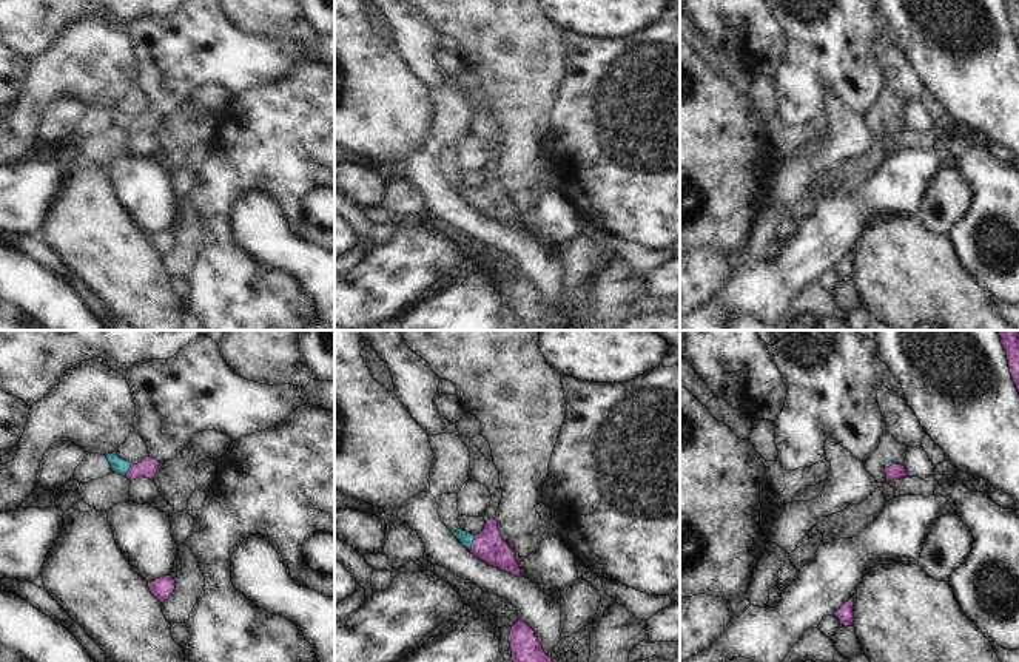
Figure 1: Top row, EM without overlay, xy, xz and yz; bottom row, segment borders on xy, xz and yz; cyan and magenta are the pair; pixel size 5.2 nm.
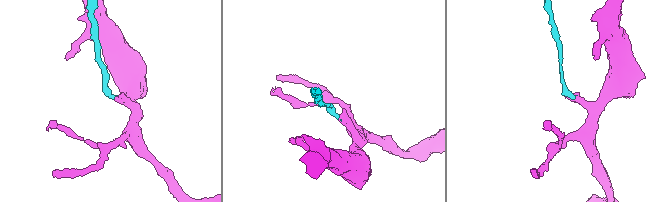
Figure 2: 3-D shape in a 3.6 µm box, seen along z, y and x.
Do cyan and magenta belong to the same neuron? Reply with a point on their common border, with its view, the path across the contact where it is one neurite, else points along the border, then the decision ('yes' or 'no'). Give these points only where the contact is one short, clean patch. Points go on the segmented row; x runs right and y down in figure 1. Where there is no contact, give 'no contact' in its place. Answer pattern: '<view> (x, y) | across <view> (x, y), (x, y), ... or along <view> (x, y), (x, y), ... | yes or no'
xz (472, 543) | across xz (466, 539), (472, 543), (489, 547) | yes

